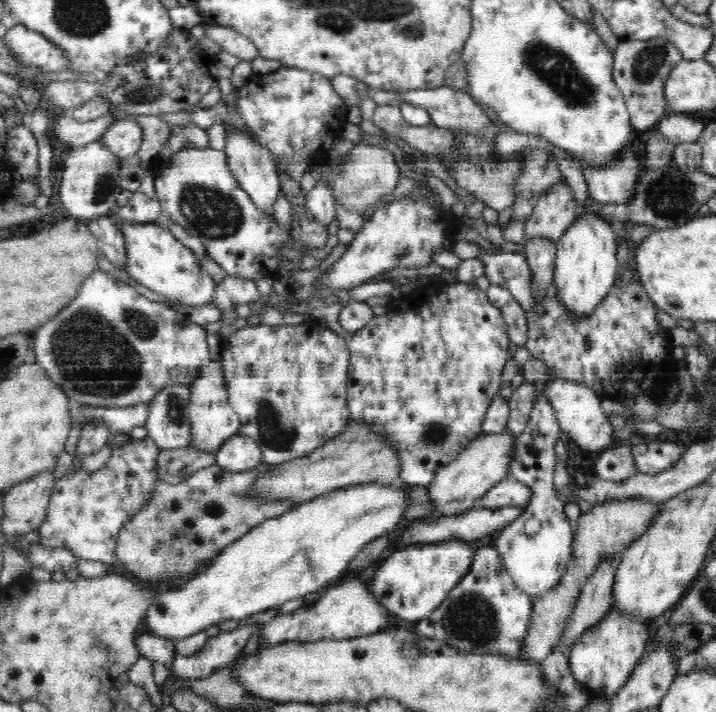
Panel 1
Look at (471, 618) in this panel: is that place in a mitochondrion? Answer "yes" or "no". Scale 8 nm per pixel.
yes

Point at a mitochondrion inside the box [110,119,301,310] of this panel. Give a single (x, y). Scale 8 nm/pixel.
(212, 212)

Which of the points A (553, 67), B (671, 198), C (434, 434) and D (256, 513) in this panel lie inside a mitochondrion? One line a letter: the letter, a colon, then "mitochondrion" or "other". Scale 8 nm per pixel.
A: mitochondrion
B: mitochondrion
C: mitochondrion
D: other

